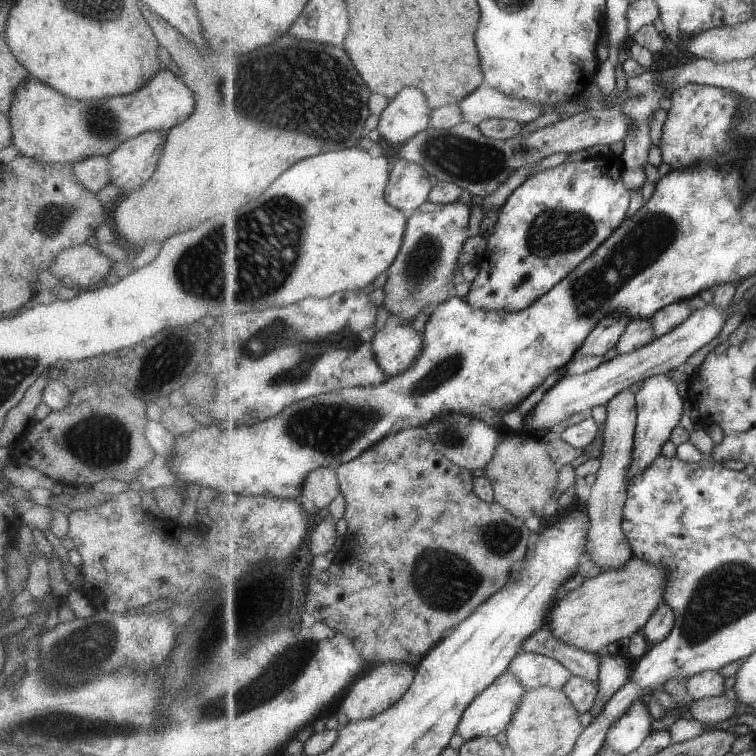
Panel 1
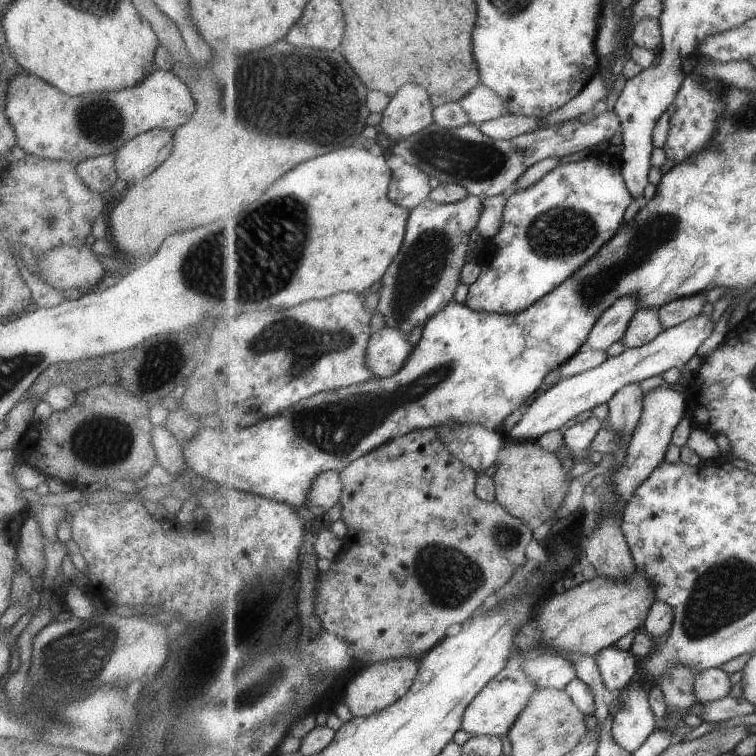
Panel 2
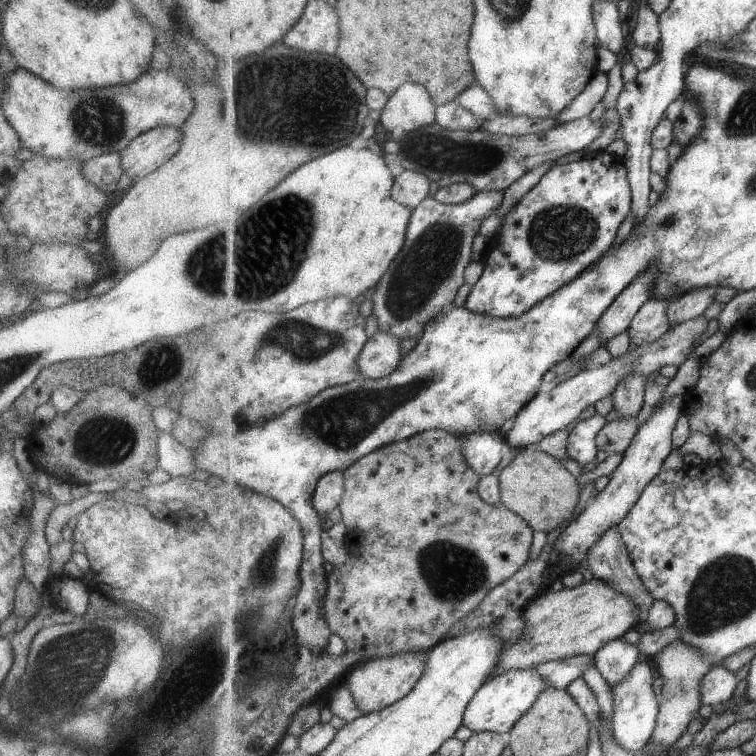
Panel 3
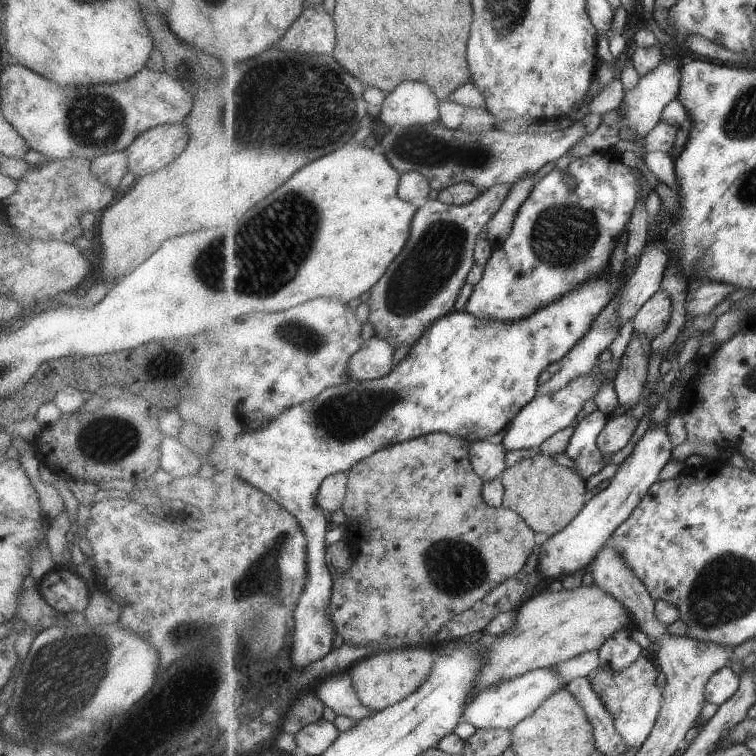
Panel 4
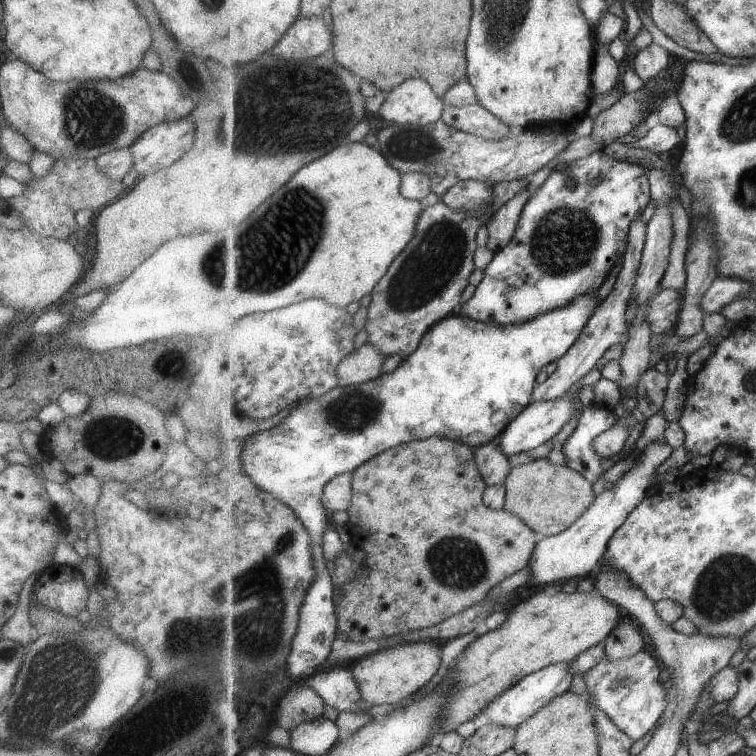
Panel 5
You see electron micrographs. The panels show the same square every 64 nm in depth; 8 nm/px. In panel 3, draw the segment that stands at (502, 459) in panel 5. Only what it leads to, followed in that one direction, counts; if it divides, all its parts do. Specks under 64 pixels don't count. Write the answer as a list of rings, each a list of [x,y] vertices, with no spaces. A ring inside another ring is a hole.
[[[495,433],[489,434],[471,434],[471,436],[461,437],[461,446],[463,446],[463,456],[465,460],[481,476],[492,475],[501,462],[501,458],[507,448],[507,442],[497,438]]]

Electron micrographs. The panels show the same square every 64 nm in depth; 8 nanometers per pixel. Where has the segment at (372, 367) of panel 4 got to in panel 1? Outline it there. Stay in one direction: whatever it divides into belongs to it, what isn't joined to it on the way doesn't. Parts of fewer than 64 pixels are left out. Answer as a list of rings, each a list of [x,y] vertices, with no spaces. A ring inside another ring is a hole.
[[[413,326],[382,328],[373,339],[373,352],[388,377],[403,374],[423,354],[423,333]]]

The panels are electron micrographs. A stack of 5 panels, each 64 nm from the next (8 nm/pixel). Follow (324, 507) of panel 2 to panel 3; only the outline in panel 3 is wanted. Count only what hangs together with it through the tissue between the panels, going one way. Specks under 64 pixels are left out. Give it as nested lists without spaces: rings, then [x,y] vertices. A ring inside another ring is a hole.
[[[344,471],[329,472],[319,481],[317,490],[313,494],[313,506],[320,515],[327,515],[331,510],[339,507],[345,492]]]

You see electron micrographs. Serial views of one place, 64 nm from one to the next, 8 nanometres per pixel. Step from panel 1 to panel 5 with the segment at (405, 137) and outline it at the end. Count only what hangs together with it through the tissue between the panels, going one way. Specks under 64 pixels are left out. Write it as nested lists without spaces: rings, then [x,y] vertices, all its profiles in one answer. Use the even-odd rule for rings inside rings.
[[[419,78],[419,80],[407,80],[401,86],[397,86],[397,90],[388,93],[379,109],[379,114],[393,125],[427,126],[443,118],[445,105],[444,99],[436,93],[433,85],[428,80]]]

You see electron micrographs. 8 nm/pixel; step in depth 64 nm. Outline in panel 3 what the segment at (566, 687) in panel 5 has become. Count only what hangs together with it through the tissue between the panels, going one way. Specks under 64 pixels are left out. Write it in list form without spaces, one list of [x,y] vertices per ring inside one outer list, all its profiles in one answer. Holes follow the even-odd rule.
[[[509,670],[492,676],[477,691],[464,712],[464,726],[477,732],[499,732],[508,735],[510,730],[533,708],[537,698],[549,688],[537,670]]]

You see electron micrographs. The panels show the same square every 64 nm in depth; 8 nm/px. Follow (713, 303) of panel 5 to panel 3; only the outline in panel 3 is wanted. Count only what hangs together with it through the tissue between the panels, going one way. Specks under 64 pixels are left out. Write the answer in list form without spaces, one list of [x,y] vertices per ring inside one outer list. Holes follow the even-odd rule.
[[[705,286],[695,288],[684,295],[680,295],[667,308],[670,322],[679,325],[682,322],[701,316],[709,305],[715,301],[715,292],[719,286]]]

